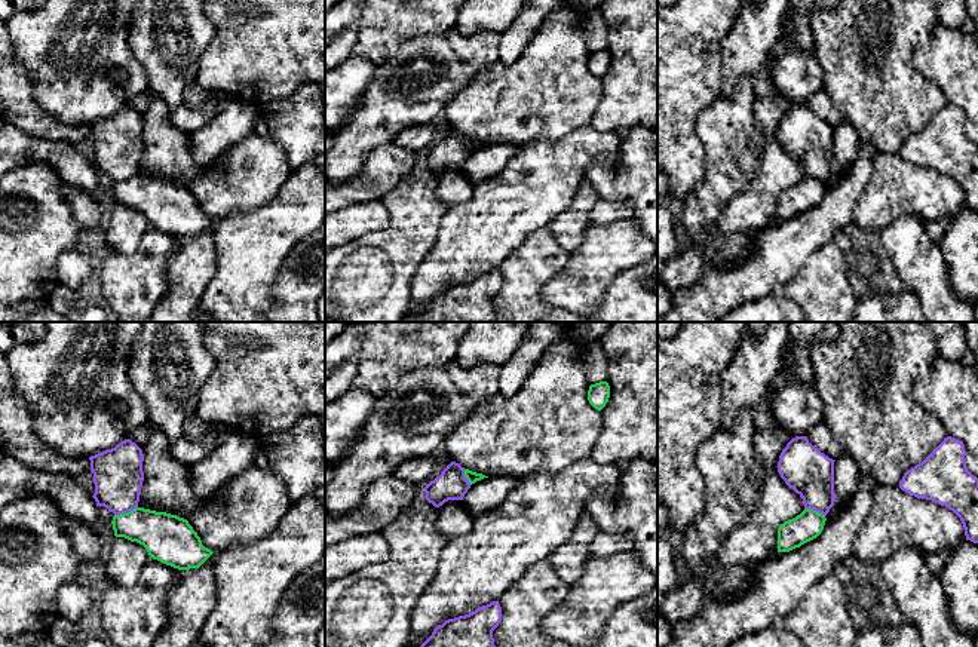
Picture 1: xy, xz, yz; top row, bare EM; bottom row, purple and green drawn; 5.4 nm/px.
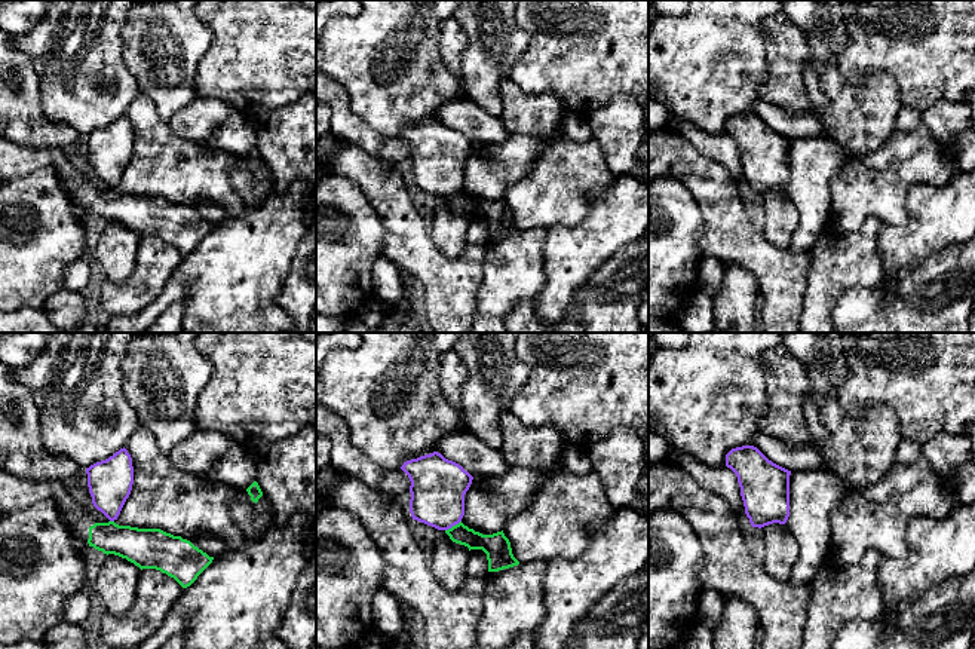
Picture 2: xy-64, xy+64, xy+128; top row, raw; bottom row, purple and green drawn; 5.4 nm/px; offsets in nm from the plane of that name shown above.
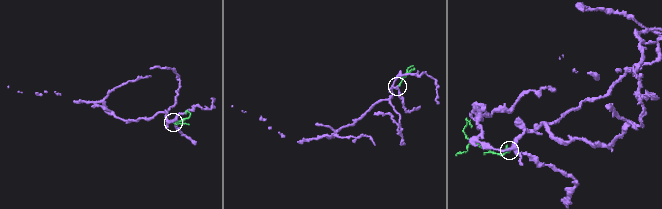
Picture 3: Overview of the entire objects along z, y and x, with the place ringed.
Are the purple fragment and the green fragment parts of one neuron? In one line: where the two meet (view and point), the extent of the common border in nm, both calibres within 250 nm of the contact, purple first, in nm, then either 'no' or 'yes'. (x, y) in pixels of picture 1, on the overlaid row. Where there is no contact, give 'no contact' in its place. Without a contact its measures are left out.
contact xy (125, 512); length 140 nm; calibres 280 and 240 nm; no

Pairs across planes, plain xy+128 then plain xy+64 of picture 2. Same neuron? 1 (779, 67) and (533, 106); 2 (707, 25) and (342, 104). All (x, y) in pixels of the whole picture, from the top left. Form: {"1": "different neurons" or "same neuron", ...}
{"1": "same neuron", "2": "different neurons"}

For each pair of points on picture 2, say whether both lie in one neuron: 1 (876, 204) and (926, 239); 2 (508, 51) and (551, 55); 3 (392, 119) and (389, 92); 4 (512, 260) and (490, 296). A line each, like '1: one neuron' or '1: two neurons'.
1: two neurons
2: two neurons
3: one neuron
4: one neuron

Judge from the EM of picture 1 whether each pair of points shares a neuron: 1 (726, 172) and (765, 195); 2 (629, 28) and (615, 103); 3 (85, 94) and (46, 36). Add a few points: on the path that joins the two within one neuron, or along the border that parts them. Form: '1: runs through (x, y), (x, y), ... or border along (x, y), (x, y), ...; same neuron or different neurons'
1: border along (762, 153), (757, 174), (723, 209); different neurons
2: runs through (629, 46), (629, 85); same neuron
3: runs through (69, 77), (54, 73), (57, 52); same neuron

